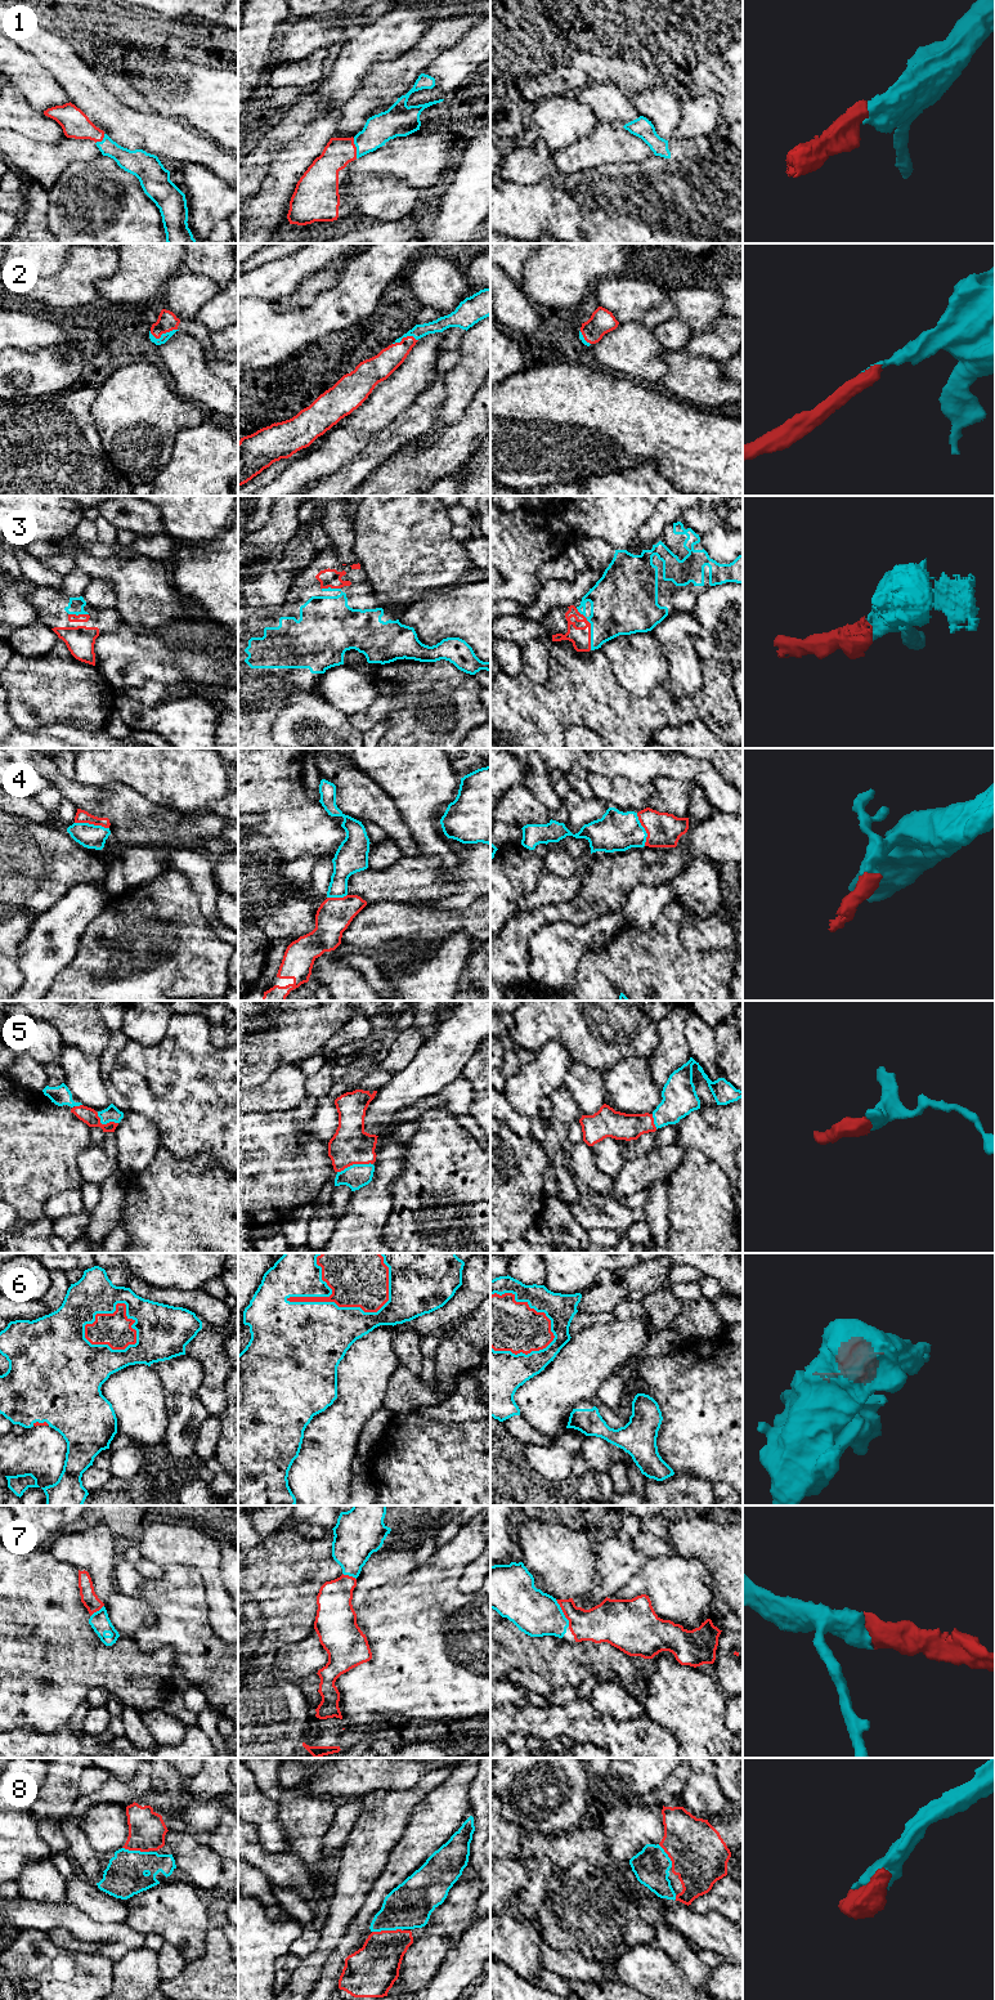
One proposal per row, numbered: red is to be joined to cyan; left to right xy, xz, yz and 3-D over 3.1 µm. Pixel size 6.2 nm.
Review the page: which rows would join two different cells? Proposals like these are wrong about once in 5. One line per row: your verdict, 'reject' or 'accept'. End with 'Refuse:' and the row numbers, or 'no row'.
1: accept
2: accept
3: accept
4: accept
5: accept
6: accept
7: accept
8: accept
Refuse: no row

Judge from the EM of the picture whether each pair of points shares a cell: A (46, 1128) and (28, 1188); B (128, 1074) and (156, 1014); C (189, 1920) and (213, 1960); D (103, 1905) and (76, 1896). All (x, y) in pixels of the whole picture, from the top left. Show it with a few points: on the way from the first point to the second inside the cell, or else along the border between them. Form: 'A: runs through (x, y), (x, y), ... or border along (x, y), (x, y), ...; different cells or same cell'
A: runs through (32, 1142), (30, 1173); same cell
B: border along (167, 1028), (151, 1045), (130, 1038); different cells
C: border along (209, 1931), (205, 1938), (205, 1952), (187, 1963); different cells
D: runs through (97, 1905), (86, 1896), (83, 1896); same cell

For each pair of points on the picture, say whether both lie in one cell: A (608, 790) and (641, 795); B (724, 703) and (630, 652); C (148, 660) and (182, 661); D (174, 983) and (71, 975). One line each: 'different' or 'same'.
A: same
B: different
C: same
D: same

